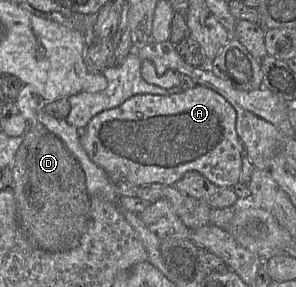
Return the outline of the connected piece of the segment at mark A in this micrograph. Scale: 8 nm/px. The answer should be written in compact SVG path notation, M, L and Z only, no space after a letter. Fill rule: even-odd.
M202 85L171 95L140 94L120 106L94 116L81 130L80 142L89 158L103 168L113 182L125 181L136 186L161 183L174 186L187 172L197 171L212 183L233 188L240 181L242 150L236 130L237 114L219 93Z

